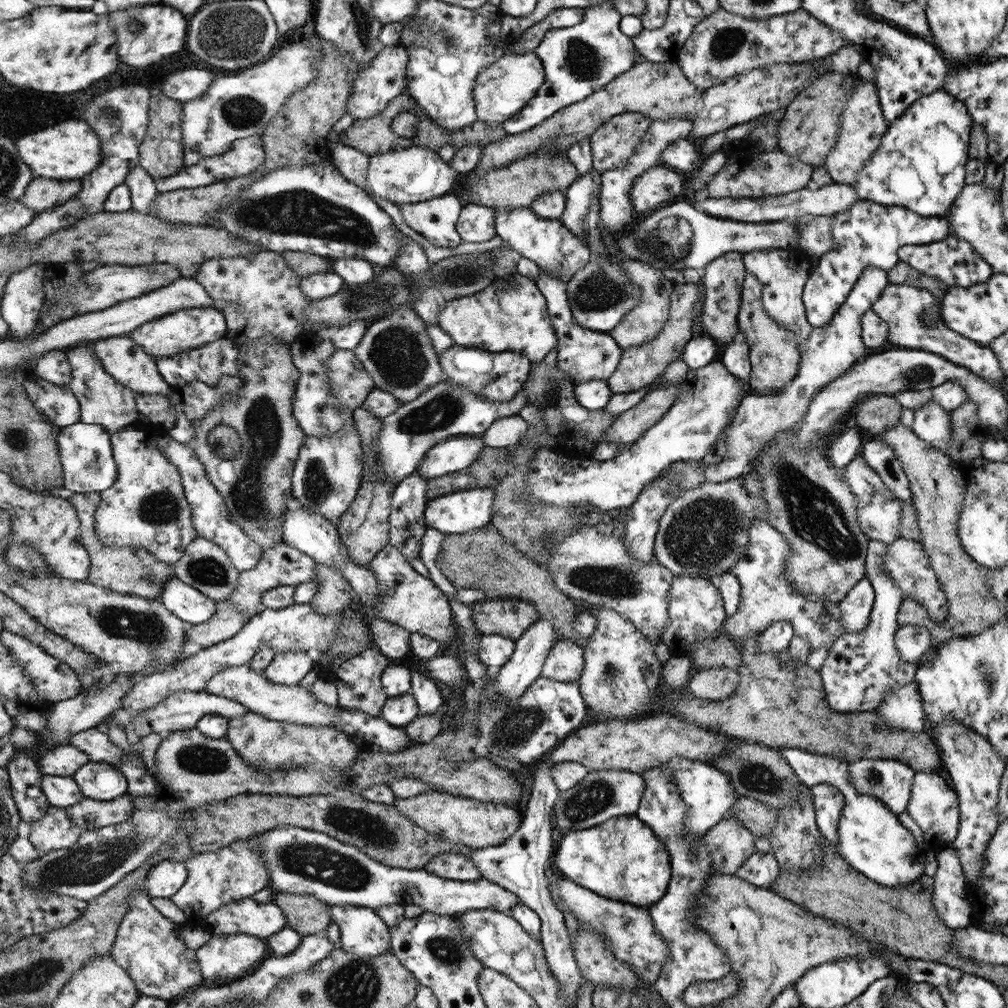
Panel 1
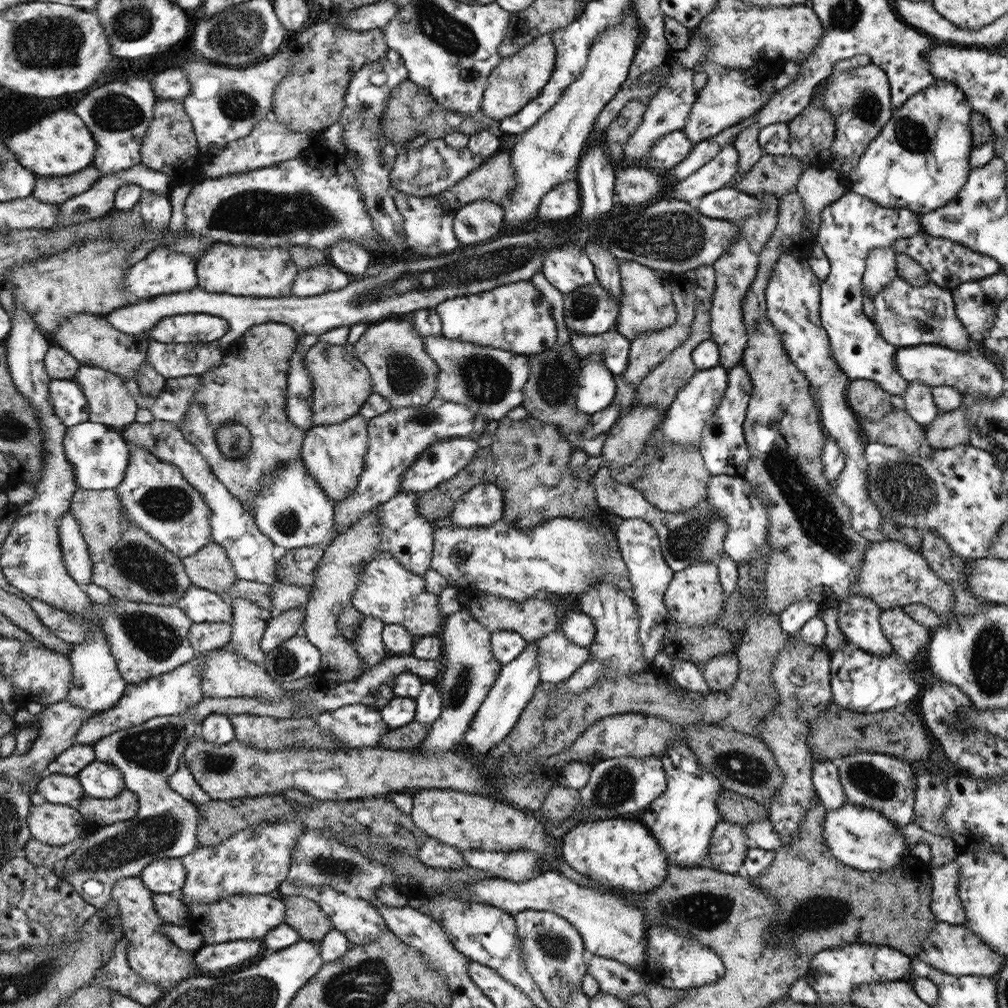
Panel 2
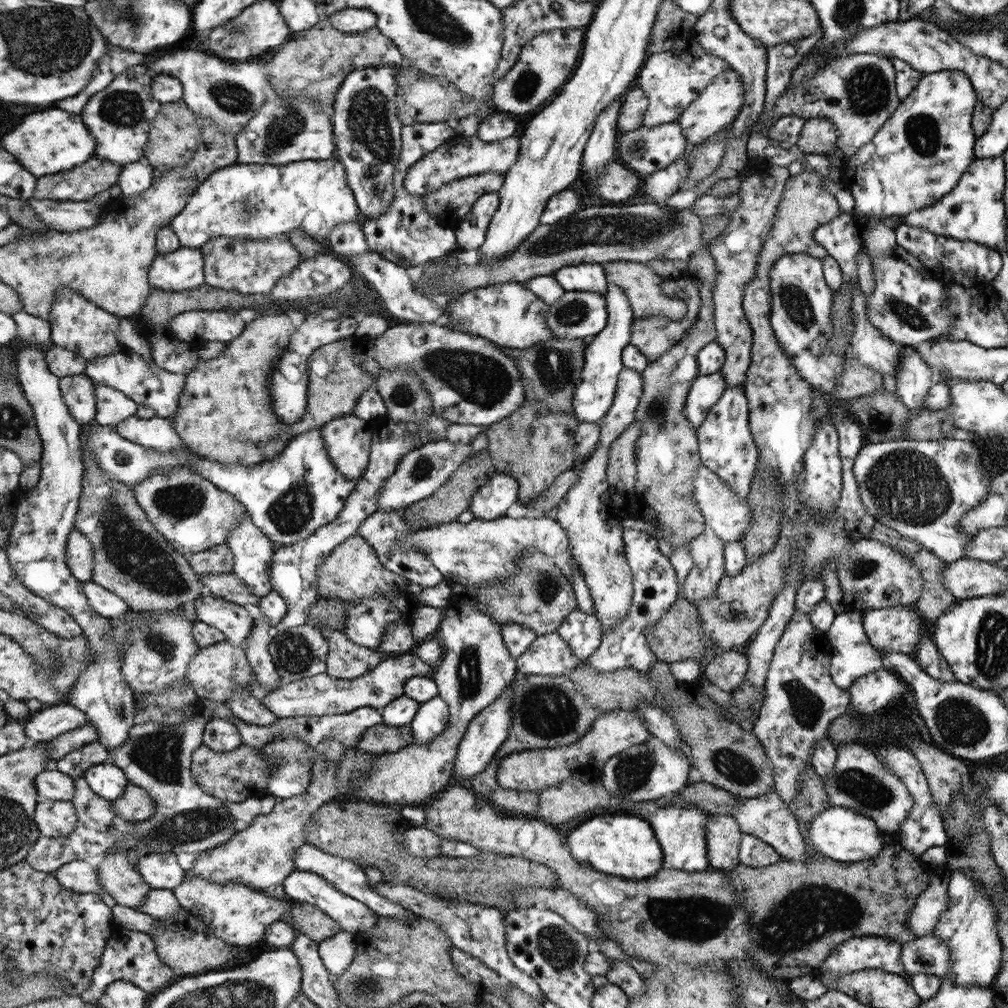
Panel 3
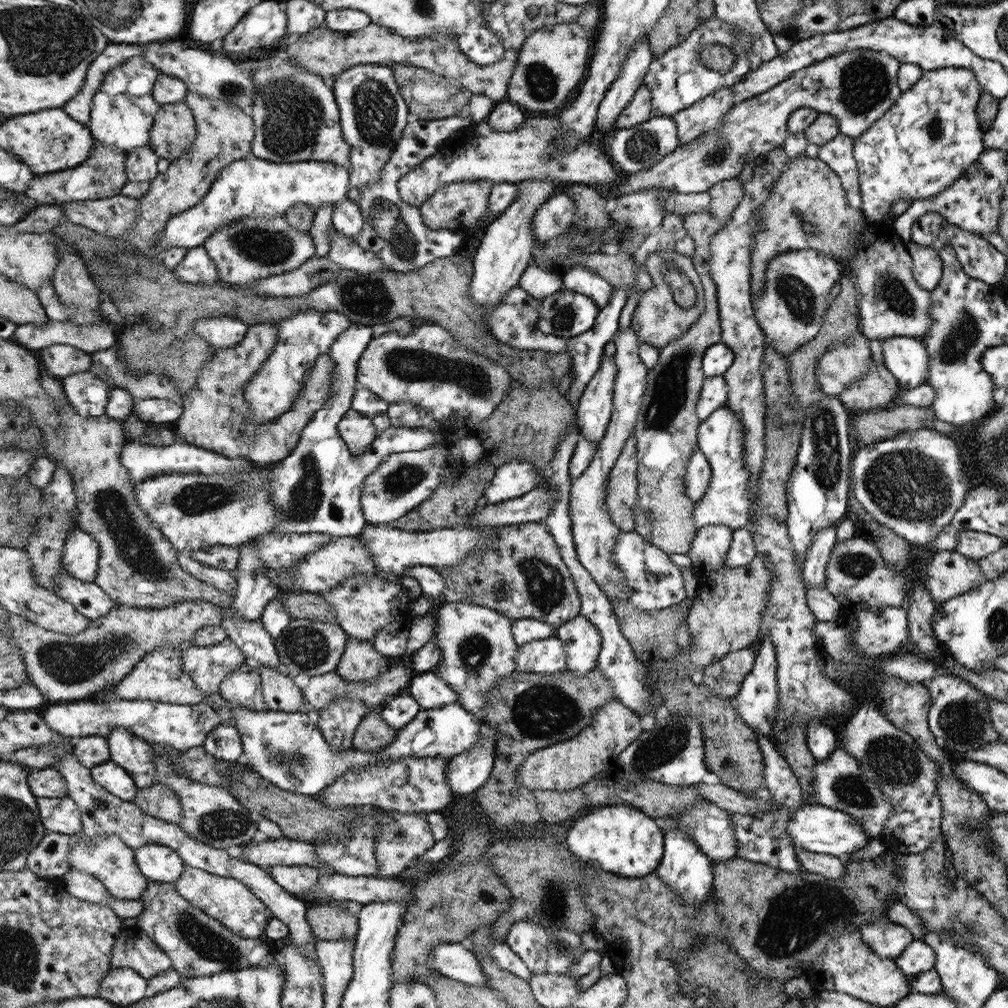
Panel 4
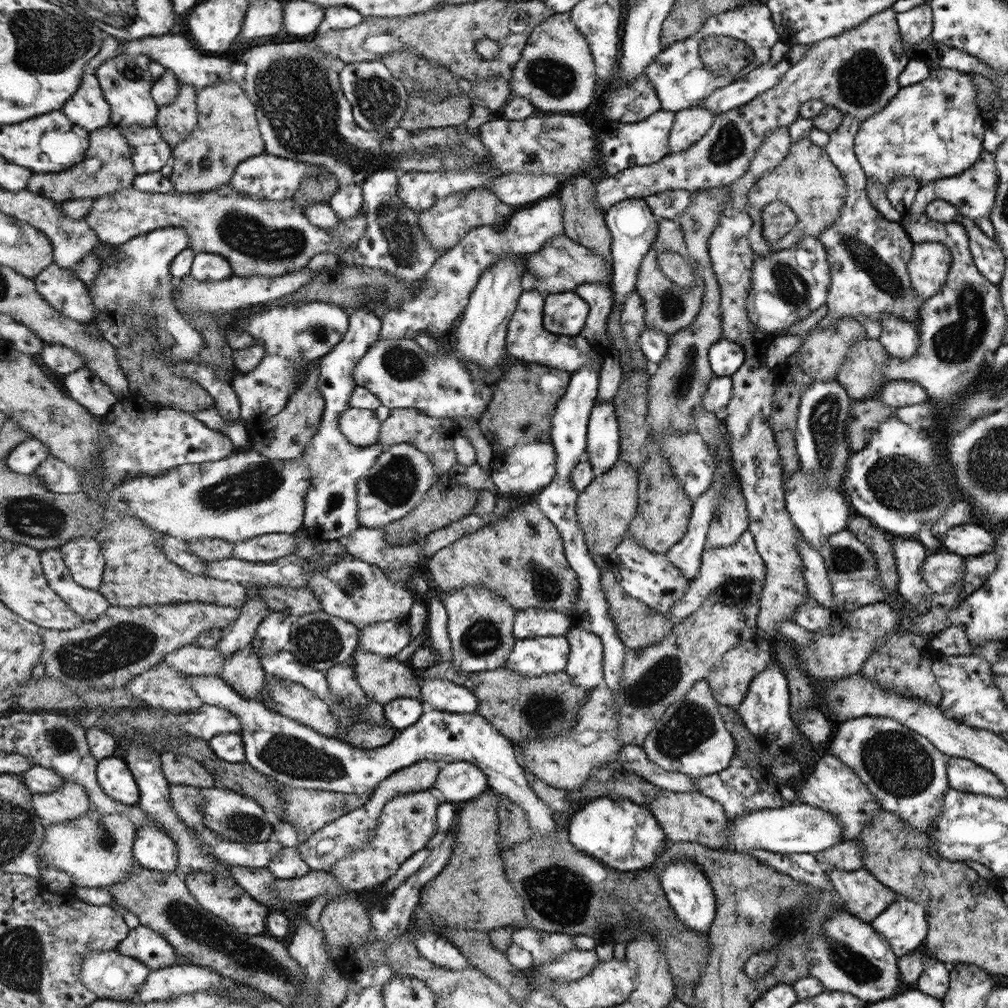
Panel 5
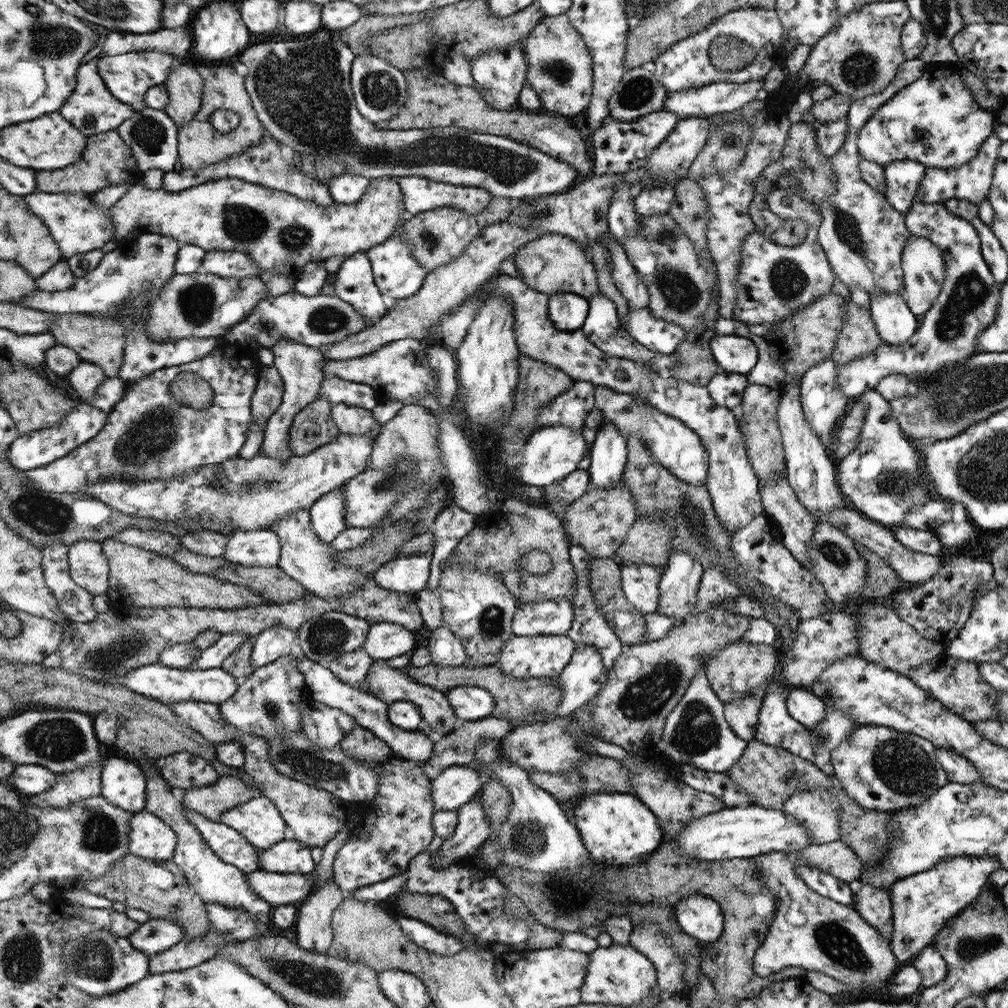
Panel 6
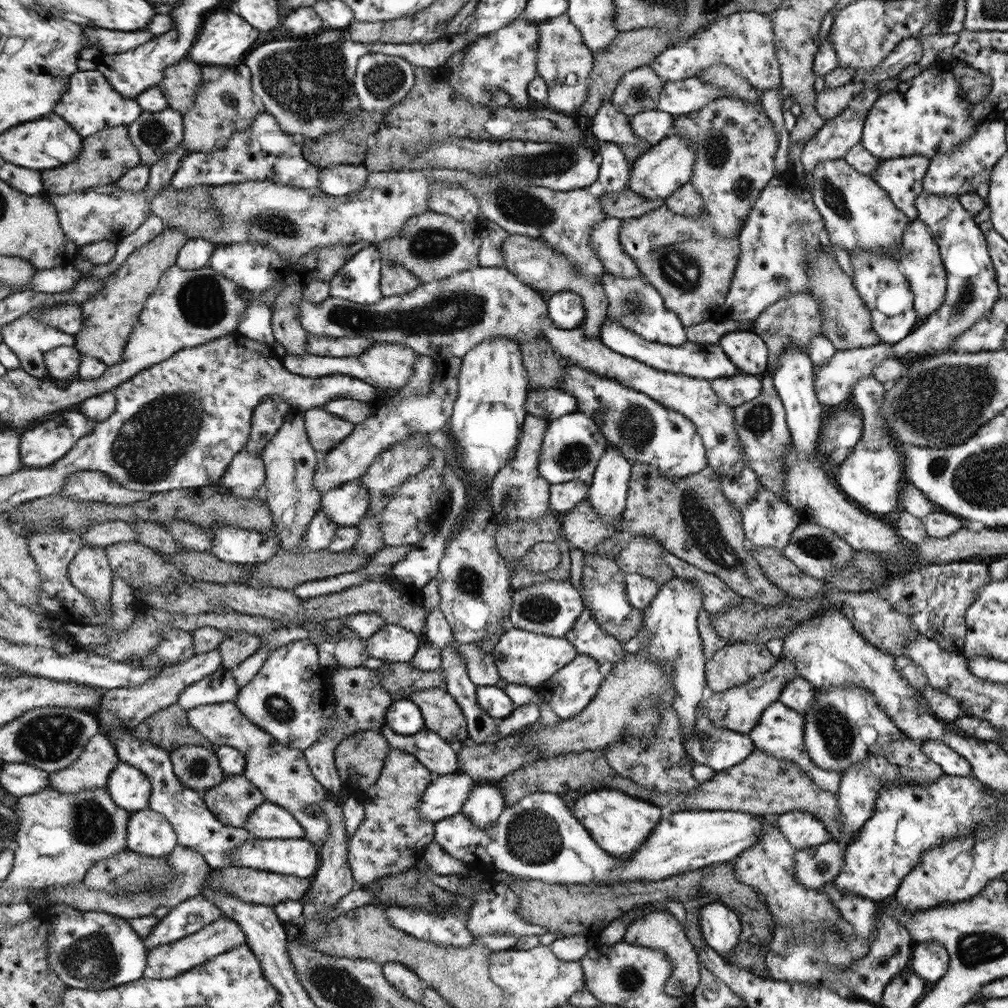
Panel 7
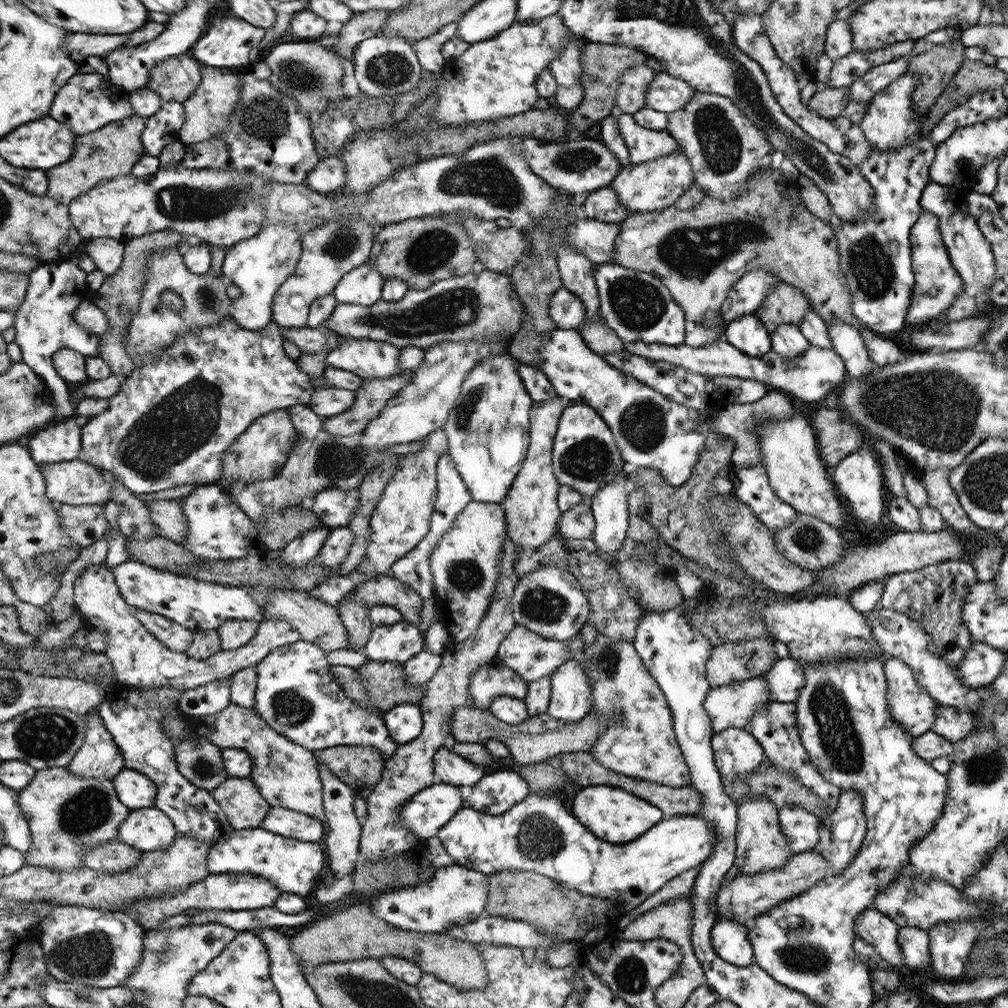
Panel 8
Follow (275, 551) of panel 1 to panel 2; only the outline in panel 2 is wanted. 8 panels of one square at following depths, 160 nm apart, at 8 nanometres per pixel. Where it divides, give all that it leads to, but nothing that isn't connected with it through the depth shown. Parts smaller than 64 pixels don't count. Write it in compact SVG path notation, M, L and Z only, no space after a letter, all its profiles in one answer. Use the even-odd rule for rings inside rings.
M241 596L231 599L230 602L234 619L231 624L233 648L244 659L264 667L266 655L260 649L260 640L274 613Z

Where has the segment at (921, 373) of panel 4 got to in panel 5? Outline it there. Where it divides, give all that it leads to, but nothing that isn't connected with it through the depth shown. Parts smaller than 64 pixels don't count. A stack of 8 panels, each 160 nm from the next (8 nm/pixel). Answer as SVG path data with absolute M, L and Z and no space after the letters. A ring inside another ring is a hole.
M885 312L881 316L880 324L882 333L878 340L888 351L889 356L910 360L919 352L921 339L916 322L908 322L897 314Z

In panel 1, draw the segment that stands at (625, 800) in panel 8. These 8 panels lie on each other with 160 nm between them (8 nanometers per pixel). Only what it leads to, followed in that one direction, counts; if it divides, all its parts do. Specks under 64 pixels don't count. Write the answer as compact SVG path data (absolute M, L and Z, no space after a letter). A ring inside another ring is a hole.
M635 816L611 818L593 828L565 832L554 849L554 864L562 876L614 901L649 908L666 896L672 880L672 859L665 843Z

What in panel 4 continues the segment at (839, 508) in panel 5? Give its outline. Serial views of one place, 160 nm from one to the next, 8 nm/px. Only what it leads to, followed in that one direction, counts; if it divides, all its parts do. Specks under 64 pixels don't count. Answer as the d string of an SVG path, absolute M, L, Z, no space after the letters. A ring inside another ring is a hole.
M839 522L819 530L813 538L803 563L803 578L805 587L823 586L826 582L825 570L835 546L836 528Z

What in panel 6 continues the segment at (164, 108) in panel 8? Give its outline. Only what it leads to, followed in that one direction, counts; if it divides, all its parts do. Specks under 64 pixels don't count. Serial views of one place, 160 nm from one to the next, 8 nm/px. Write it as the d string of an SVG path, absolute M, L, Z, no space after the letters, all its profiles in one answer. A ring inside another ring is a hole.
M145 107L138 110L117 130L124 142L132 148L141 173L152 169L158 169L164 171L164 173L171 172L174 164L178 162L178 152L180 150L176 150L176 146L180 146L180 138L176 138L176 134L180 134L180 131L164 109L154 110Z

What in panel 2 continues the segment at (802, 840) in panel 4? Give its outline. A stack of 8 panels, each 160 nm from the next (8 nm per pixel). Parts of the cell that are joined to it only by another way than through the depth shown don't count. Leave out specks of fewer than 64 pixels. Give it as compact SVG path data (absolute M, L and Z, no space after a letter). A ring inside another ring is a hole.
M846 802L844 806L830 810L823 823L823 834L832 854L856 870L892 870L911 856L900 828L872 807Z

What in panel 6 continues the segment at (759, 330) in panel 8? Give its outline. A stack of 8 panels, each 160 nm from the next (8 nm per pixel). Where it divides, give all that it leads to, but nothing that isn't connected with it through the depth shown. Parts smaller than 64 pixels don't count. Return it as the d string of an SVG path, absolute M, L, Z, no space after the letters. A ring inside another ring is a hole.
M718 334L712 340L713 358L726 373L748 375L758 360L758 350L748 337Z

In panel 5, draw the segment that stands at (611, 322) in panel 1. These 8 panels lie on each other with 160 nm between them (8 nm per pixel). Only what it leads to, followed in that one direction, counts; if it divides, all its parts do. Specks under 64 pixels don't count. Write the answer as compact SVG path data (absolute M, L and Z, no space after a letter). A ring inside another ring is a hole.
M574 291L545 295L544 325L552 334L580 335L587 324L589 303Z

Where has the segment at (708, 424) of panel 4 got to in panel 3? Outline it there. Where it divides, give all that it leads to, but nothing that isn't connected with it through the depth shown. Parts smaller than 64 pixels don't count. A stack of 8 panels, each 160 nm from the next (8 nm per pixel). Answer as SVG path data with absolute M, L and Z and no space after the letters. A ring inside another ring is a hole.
M742 387L726 388L720 400L709 411L705 421L697 428L697 438L700 440L701 464L720 476L739 497L746 499L759 464L759 452L750 430L747 396Z

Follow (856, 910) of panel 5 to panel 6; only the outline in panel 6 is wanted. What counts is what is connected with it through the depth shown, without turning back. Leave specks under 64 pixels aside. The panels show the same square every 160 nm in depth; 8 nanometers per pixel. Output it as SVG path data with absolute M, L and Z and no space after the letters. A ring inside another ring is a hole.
M859 882L854 883L855 909L870 926L878 929L883 937L890 940L893 933L892 898L888 888L874 888Z

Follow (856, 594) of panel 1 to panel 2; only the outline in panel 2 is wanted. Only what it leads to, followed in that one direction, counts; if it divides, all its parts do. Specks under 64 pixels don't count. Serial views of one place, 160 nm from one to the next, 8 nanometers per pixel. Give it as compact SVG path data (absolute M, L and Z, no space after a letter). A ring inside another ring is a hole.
M849 595L840 601L838 626L852 645L868 654L884 657L895 652L881 630L881 610L867 596Z

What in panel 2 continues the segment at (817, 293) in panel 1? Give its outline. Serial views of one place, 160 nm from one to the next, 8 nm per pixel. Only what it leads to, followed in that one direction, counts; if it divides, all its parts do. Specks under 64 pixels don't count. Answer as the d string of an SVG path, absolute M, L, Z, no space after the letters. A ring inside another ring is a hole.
M849 192L821 212L821 225L815 239L830 261L830 274L820 284L820 322L828 333L832 357L851 380L873 380L883 391L901 397L909 383L895 369L894 353L898 347L881 338L877 325L863 311L861 282L870 250L888 248L901 238L918 234L921 215L907 209L880 208Z

